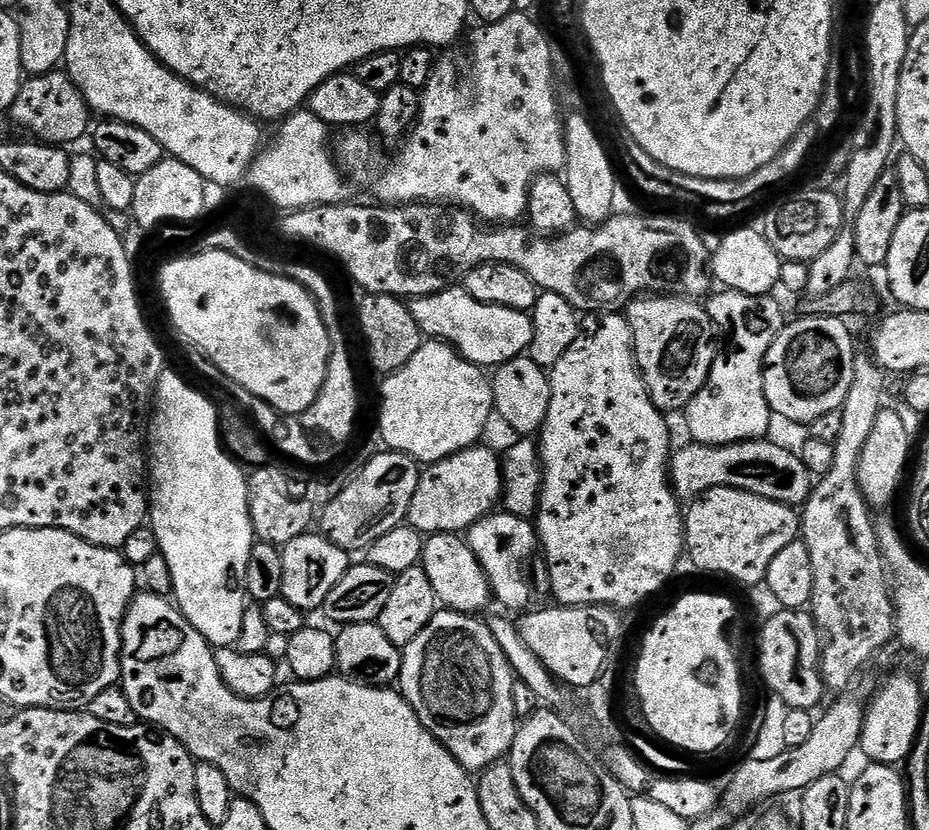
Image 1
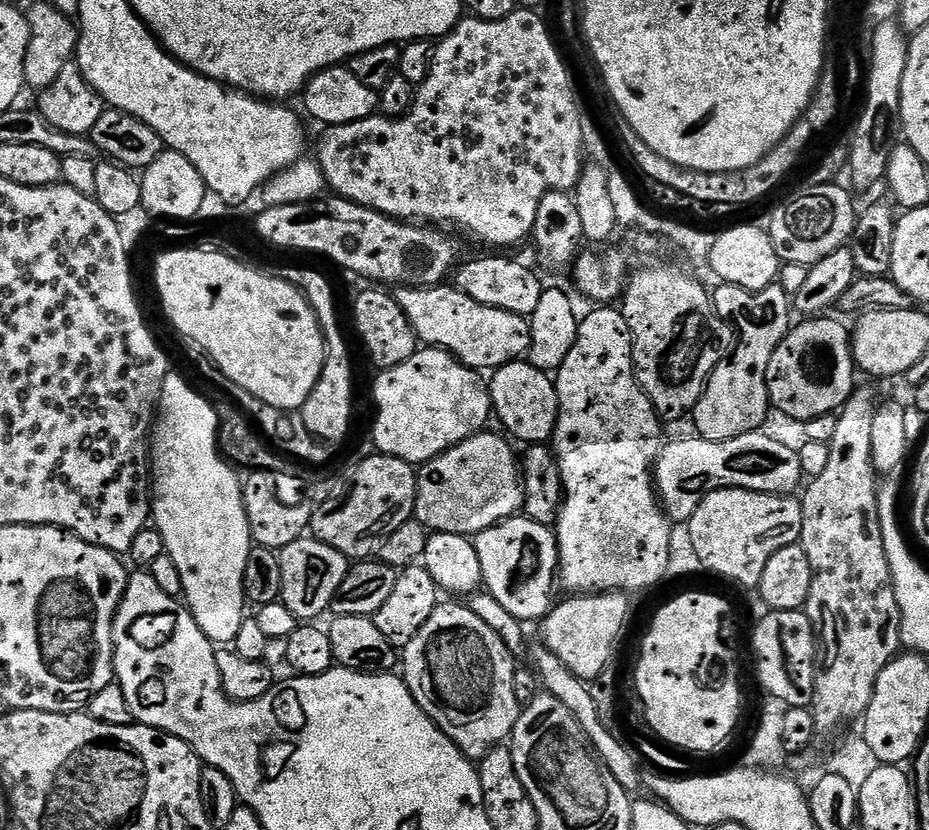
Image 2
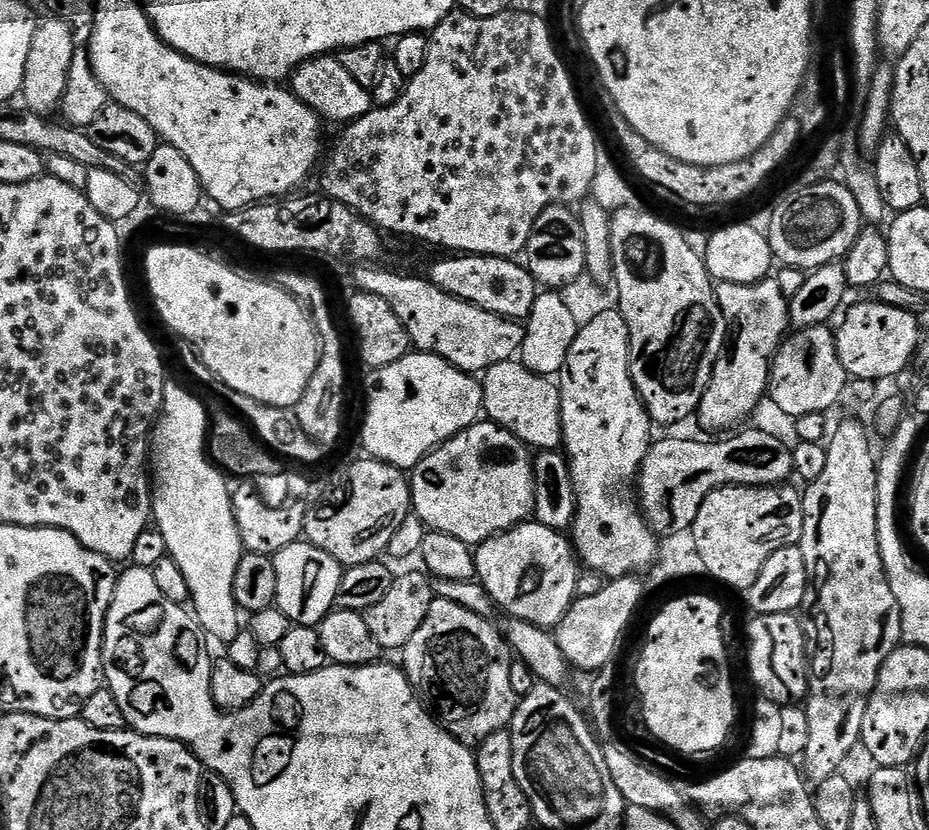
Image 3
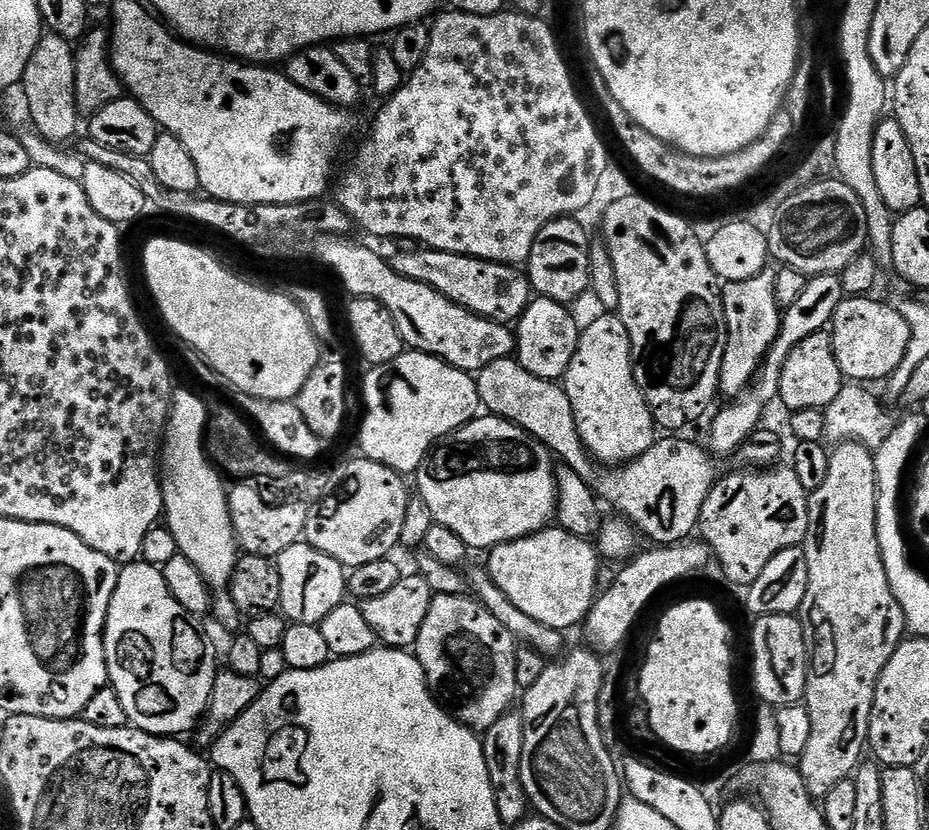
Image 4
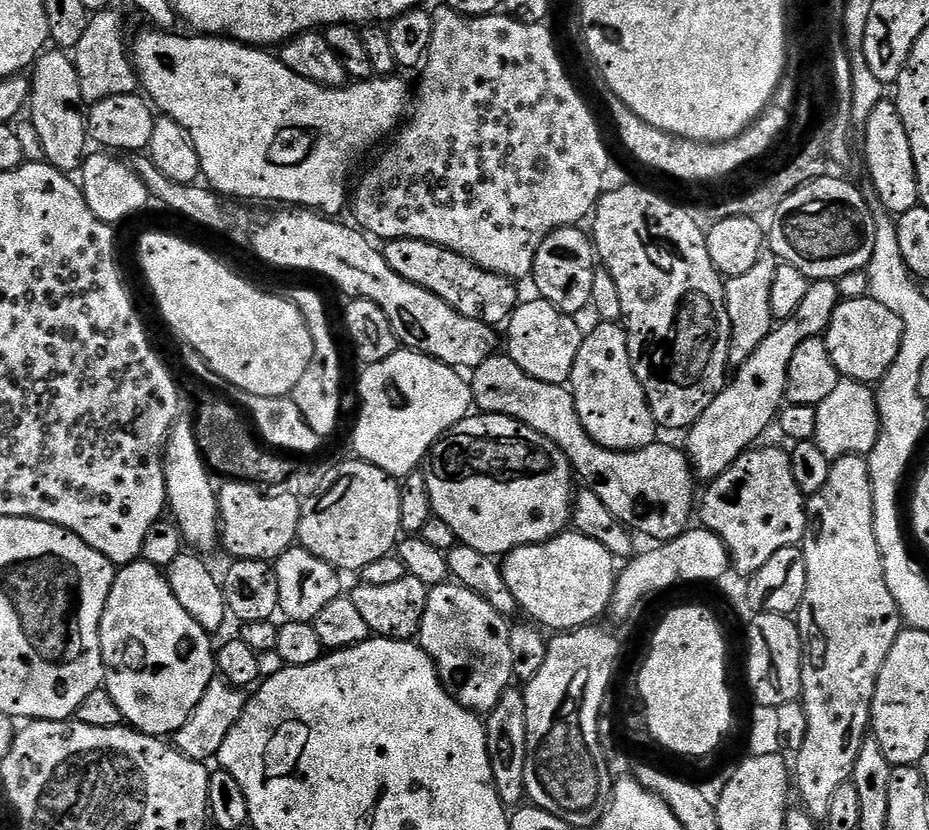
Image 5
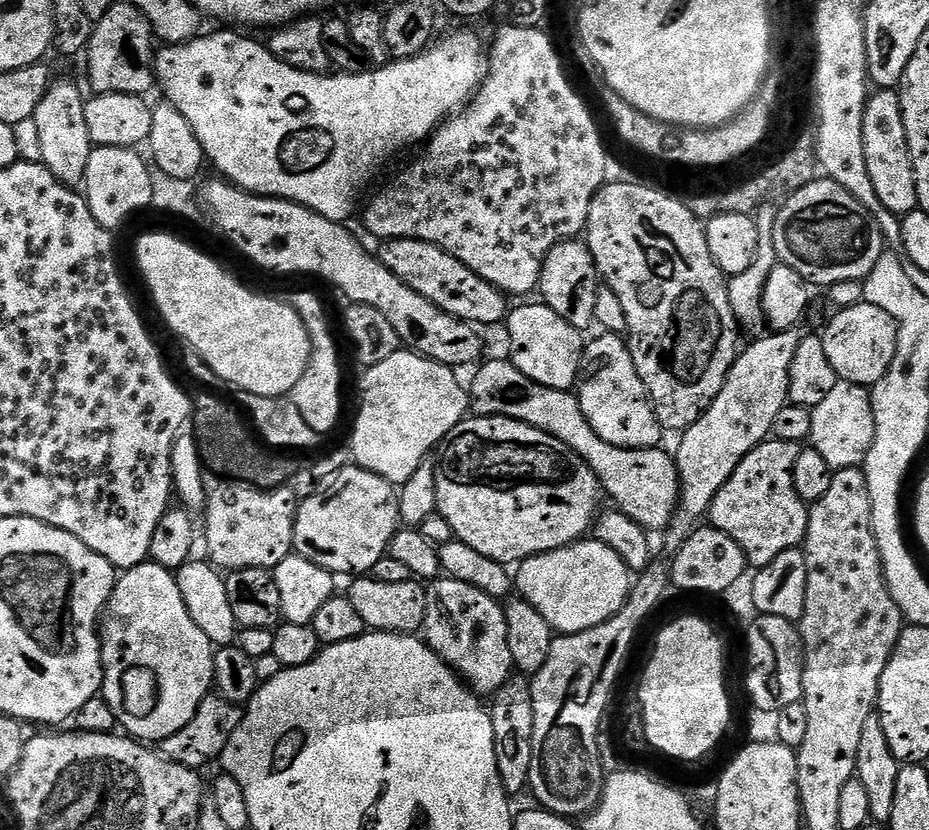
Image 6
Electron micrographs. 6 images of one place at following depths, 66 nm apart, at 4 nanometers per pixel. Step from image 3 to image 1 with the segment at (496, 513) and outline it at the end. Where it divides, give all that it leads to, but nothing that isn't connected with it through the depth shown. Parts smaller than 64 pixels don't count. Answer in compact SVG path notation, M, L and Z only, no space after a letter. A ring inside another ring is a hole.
M473 446L453 456L447 456L445 460L439 460L437 464L427 465L420 473L418 490L414 490L407 523L425 534L437 532L464 534L467 533L470 526L474 526L474 522L478 522L484 516L489 515L502 500L501 457L497 453L495 456L490 449L484 447Z

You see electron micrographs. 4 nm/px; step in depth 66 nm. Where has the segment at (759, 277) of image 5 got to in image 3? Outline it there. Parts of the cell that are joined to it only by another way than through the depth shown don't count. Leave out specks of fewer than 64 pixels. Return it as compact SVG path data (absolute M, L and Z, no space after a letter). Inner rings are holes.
M775 278L757 284L717 283L715 289L716 301L731 332L730 347L718 358L710 374L698 420L710 431L724 434L740 426L735 424L742 423L759 406L760 399L765 399L772 359L790 332L790 300L782 294L782 286L778 286Z

